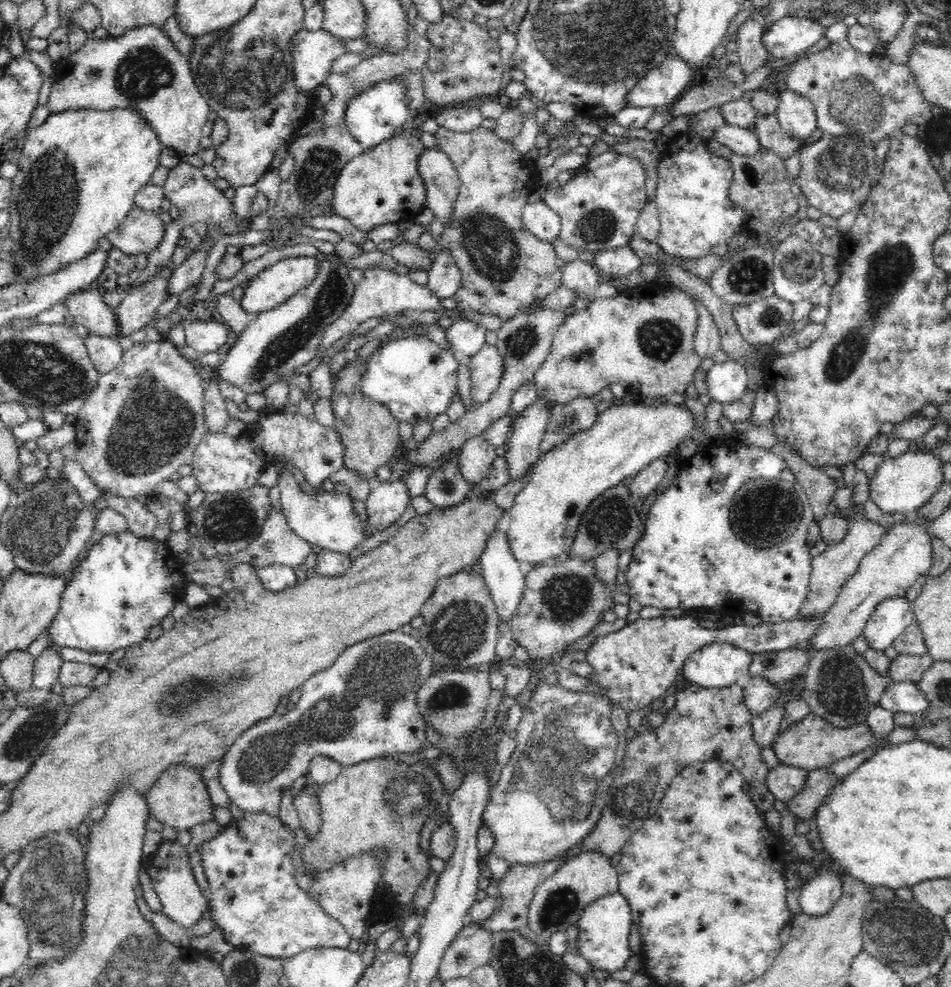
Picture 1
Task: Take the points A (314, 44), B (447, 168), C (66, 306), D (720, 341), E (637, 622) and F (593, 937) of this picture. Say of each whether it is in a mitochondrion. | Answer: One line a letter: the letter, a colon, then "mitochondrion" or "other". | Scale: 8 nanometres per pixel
A: other
B: other
C: other
D: other
E: other
F: other

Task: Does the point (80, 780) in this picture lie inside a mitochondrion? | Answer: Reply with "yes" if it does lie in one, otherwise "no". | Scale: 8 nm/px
no

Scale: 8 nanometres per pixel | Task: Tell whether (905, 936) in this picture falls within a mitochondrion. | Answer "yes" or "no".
yes

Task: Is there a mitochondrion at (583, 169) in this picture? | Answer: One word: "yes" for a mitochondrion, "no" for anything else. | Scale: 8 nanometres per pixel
no

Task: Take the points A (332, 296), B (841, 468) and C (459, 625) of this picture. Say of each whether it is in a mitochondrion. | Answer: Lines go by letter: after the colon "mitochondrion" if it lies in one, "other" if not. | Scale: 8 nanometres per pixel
A: mitochondrion
B: other
C: mitochondrion

